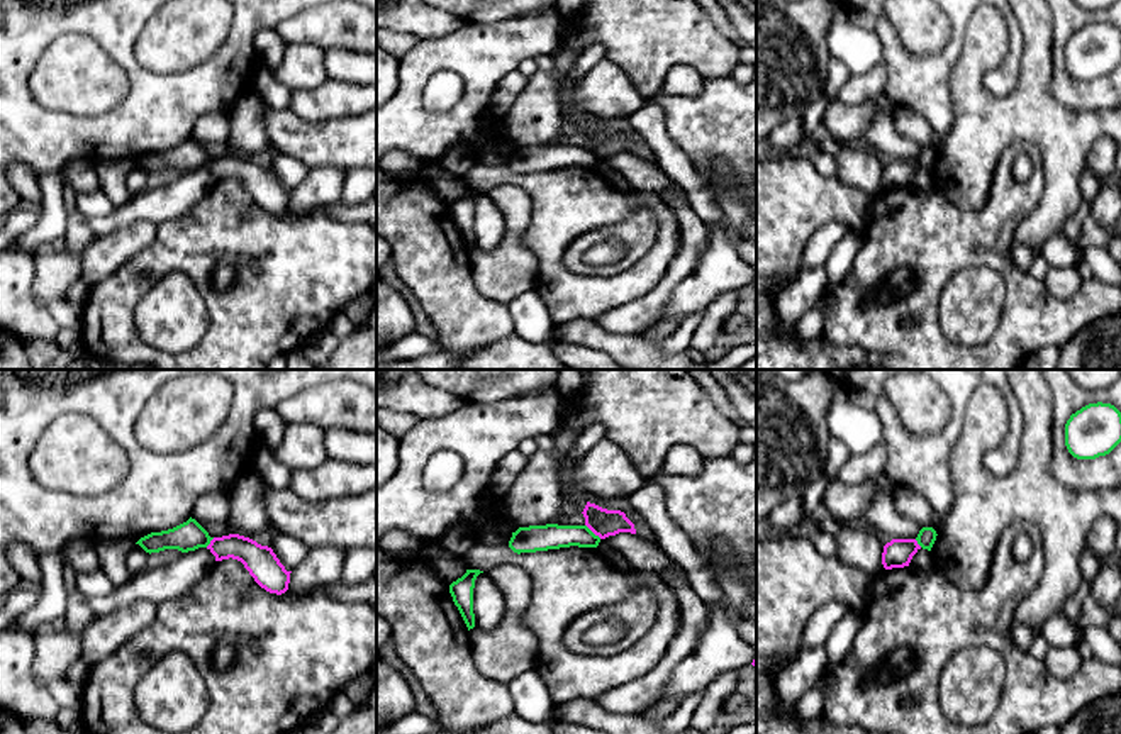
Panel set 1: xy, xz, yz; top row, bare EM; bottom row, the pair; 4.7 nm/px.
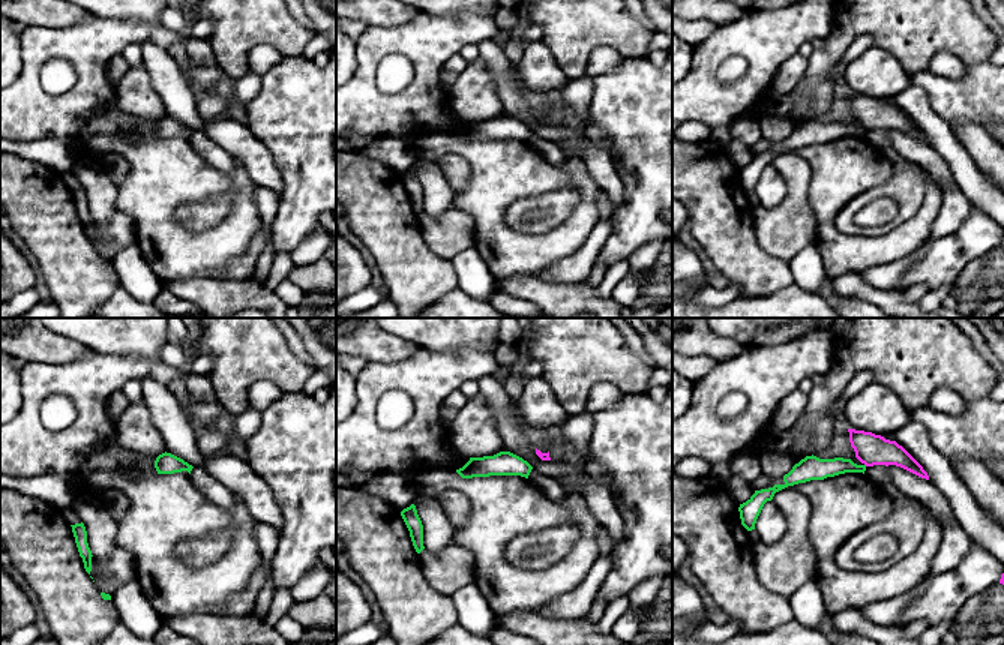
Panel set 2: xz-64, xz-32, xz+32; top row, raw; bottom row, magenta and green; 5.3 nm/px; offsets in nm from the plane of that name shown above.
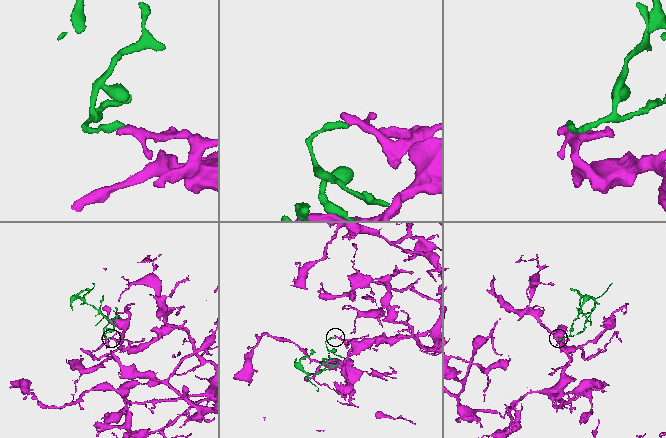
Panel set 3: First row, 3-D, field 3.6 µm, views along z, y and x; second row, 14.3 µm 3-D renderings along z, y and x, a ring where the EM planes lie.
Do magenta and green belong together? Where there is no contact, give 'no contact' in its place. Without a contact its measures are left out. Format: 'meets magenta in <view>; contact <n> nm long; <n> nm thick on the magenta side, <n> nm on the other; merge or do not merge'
meets magenta in xz; contact 100 nm long; 140 nm thick on the magenta side, 130 nm on the other; do not merge

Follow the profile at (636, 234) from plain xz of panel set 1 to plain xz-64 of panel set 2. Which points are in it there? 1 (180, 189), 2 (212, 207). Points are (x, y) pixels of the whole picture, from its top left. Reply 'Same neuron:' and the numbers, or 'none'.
Same neuron: 2

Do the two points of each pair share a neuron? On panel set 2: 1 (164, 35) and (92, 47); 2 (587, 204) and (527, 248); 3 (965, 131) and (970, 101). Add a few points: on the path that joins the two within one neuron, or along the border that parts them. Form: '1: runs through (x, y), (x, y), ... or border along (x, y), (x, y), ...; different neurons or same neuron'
1: border along (116, 18), (141, 20), (149, 29), (147, 36); different neurons
2: runs through (580, 221), (554, 246), (544, 248); same neuron
3: border along (950, 125), (973, 122), (986, 129); different neurons

